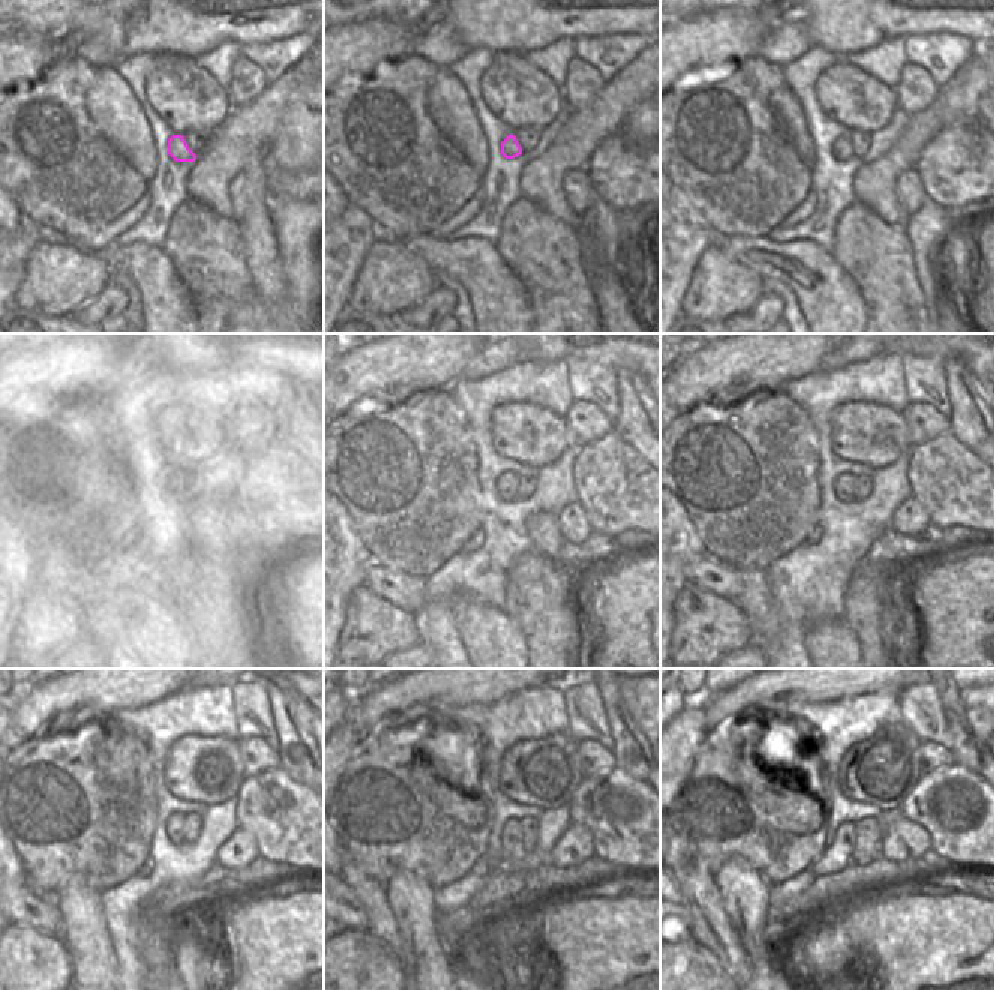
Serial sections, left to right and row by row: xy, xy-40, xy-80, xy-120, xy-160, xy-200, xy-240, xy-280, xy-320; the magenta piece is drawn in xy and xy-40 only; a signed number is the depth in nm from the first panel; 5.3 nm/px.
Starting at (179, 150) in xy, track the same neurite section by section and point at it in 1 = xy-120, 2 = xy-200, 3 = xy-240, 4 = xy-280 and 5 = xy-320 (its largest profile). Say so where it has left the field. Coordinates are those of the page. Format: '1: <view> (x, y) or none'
1: xy-120 (170, 483)
2: xy-200 (845, 486)
3: xy-240 (174, 825)
4: xy-280 (510, 834)
5: xy-320 (837, 855)

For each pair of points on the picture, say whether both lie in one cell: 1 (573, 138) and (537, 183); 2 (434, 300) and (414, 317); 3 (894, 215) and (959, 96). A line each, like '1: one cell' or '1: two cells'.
1: one cell
2: one cell
3: one cell

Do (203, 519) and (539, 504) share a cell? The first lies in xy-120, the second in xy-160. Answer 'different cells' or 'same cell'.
different cells

